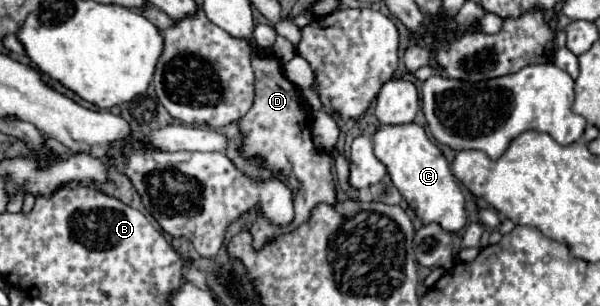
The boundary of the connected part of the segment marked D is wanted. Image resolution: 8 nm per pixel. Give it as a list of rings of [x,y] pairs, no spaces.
[[[253,53],[253,71],[255,71],[255,103],[253,107],[239,119],[239,133],[241,133],[241,155],[245,159],[251,159],[251,151],[257,153],[257,147],[261,143],[273,143],[273,139],[281,141],[281,147],[289,159],[291,173],[297,179],[299,187],[293,187],[295,199],[295,219],[289,225],[273,225],[269,223],[261,213],[251,225],[253,245],[255,249],[261,249],[263,243],[279,233],[291,231],[307,221],[311,209],[317,203],[335,203],[335,181],[331,175],[331,161],[333,157],[315,147],[313,135],[311,135],[311,113],[301,103],[301,91],[283,75],[281,63],[275,57],[267,57],[263,53]]]

